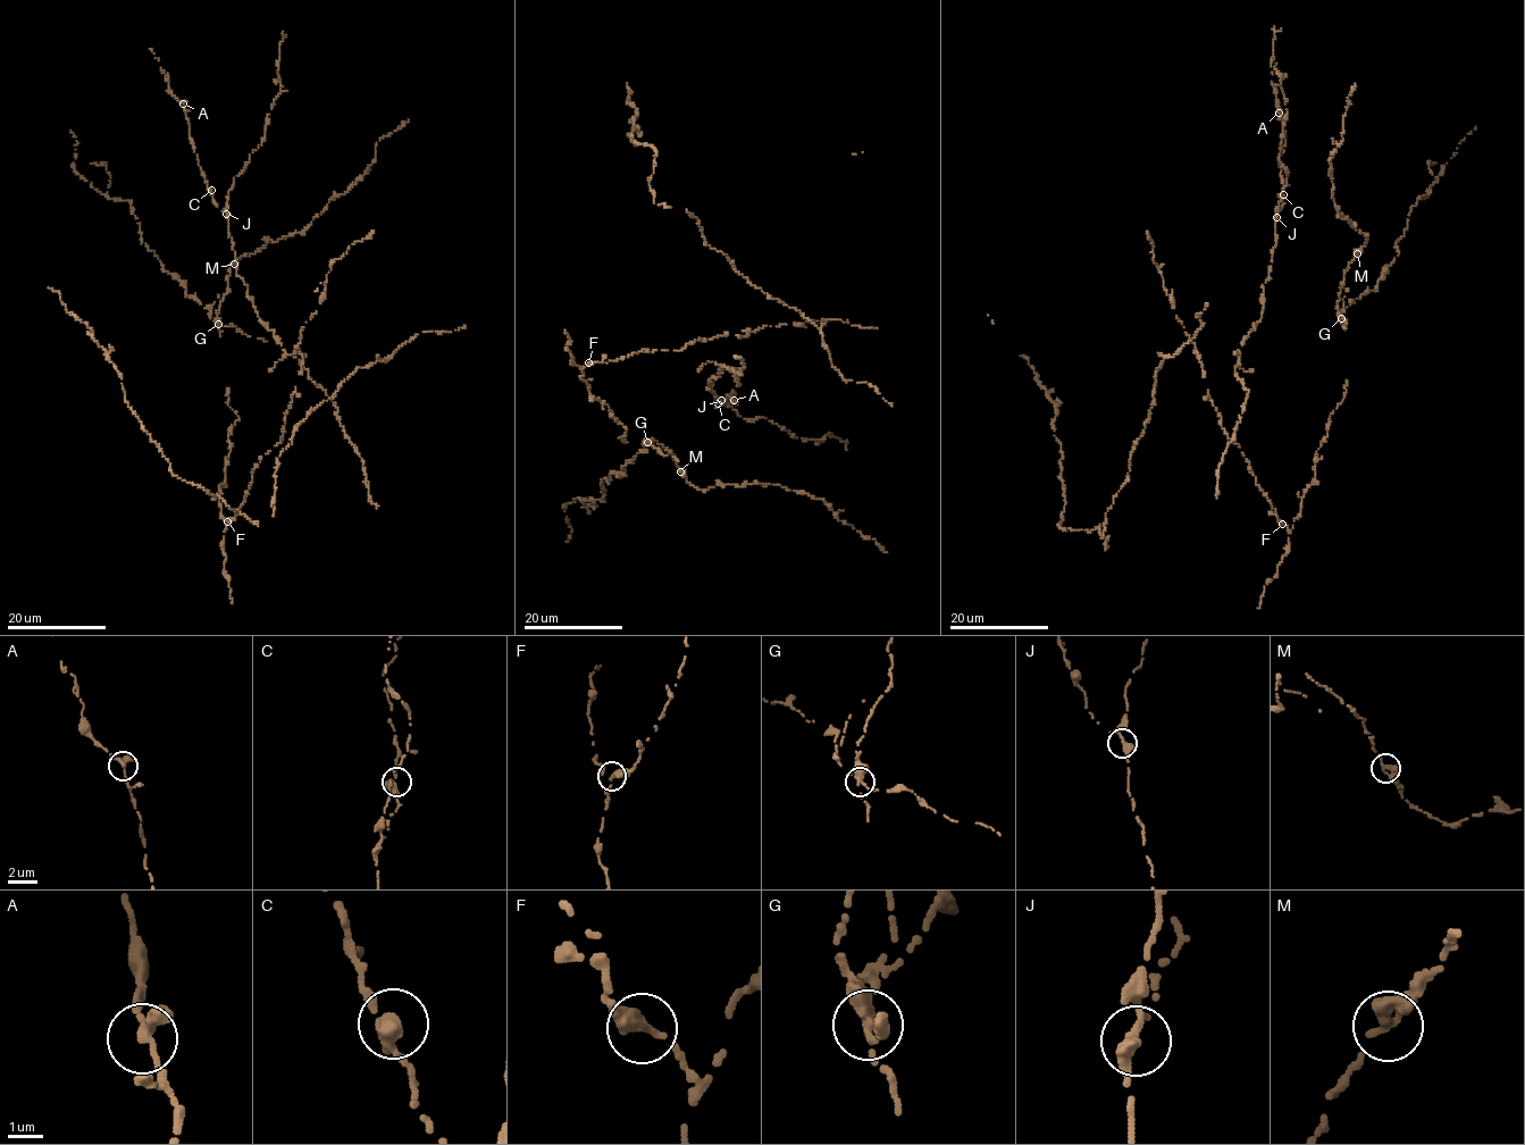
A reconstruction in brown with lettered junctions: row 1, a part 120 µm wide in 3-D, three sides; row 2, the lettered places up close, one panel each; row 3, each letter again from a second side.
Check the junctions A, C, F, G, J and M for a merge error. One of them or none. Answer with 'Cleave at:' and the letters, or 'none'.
Cleave at: G

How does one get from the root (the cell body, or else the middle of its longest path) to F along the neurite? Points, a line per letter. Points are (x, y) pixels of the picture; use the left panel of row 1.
F: (252, 471), (244, 501), (227, 521)

